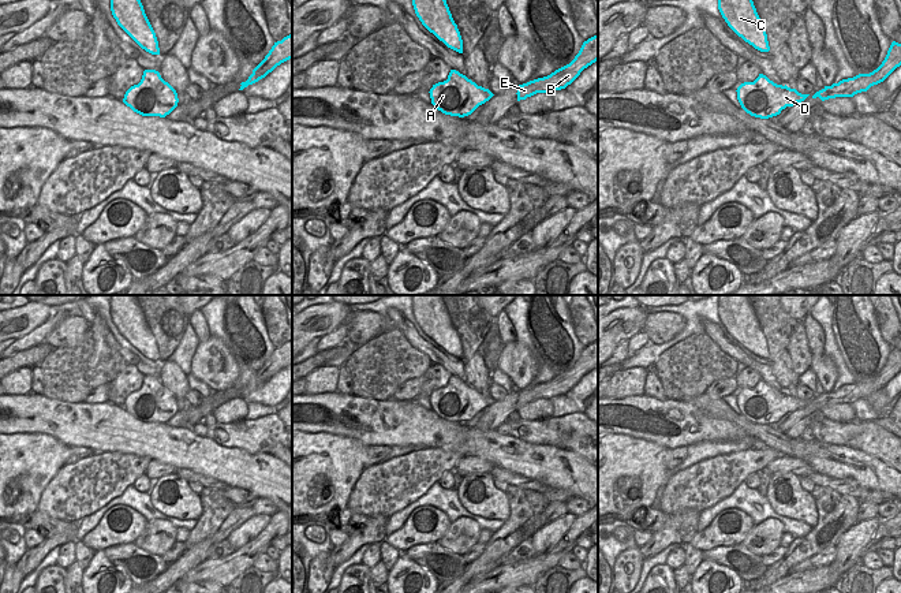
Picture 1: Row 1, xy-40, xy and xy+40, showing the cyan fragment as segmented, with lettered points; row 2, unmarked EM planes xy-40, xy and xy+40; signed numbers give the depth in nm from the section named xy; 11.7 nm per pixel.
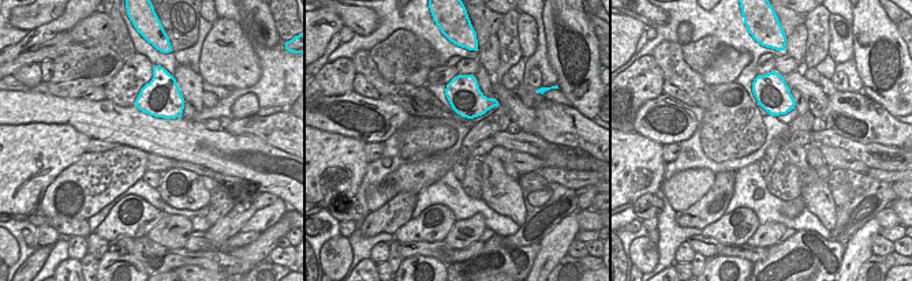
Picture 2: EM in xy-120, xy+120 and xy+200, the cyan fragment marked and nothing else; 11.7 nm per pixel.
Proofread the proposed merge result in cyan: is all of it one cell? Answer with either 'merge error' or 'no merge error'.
merge error

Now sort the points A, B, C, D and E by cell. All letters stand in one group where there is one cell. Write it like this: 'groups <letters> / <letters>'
groups A C D / B E

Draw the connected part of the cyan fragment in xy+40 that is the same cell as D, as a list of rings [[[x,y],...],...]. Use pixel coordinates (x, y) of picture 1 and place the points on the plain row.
[[[759,380],[754,388],[741,389],[736,398],[741,414],[751,422],[760,425],[777,422],[786,413],[803,407],[796,395],[777,391],[763,380]]]

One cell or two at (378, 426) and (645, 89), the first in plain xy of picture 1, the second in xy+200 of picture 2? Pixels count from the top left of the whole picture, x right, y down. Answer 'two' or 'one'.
two

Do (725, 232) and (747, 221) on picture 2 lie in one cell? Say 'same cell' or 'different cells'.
same cell

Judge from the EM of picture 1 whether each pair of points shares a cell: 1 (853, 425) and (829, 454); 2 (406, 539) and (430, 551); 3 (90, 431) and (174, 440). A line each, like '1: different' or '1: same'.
1: different
2: different
3: same

